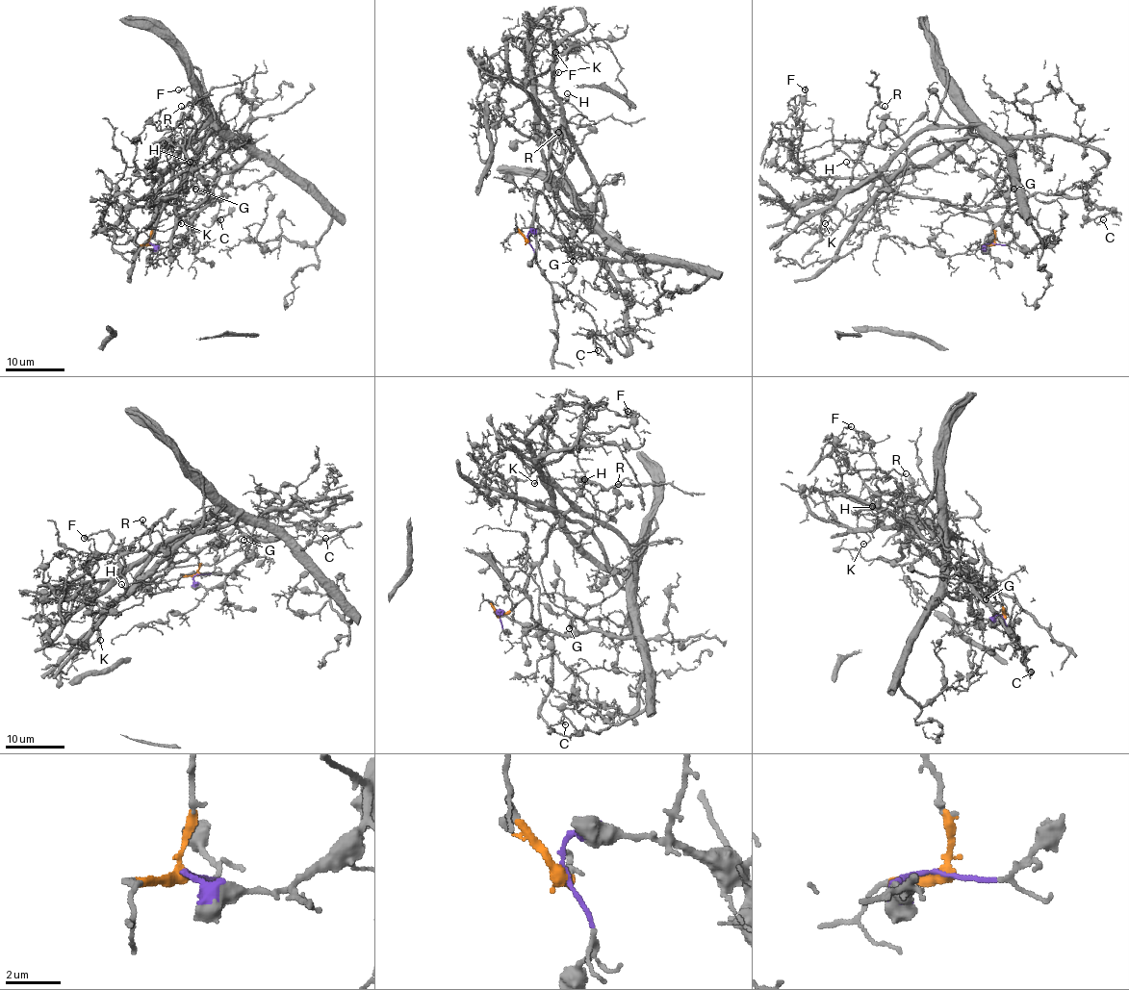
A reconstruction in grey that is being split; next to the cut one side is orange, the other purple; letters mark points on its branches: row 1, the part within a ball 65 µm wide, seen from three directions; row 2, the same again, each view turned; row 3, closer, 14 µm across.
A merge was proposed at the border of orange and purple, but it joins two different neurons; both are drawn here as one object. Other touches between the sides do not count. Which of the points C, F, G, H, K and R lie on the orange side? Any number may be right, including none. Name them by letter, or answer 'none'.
H, K, R

